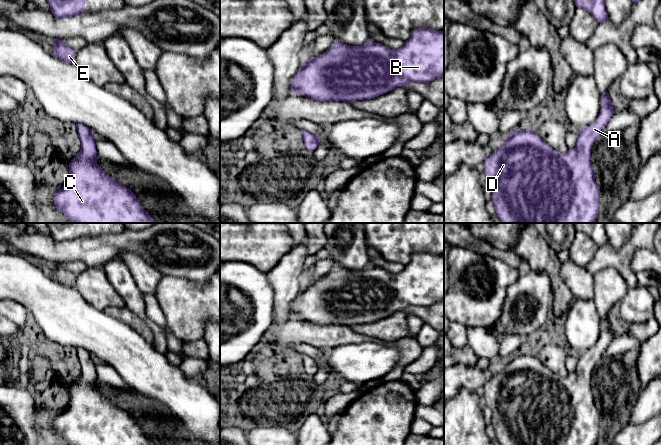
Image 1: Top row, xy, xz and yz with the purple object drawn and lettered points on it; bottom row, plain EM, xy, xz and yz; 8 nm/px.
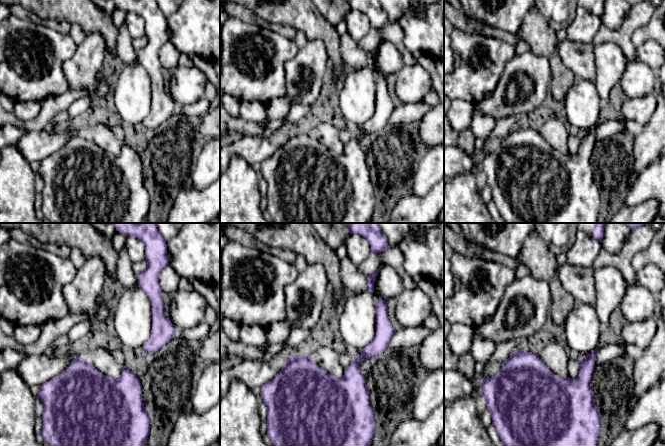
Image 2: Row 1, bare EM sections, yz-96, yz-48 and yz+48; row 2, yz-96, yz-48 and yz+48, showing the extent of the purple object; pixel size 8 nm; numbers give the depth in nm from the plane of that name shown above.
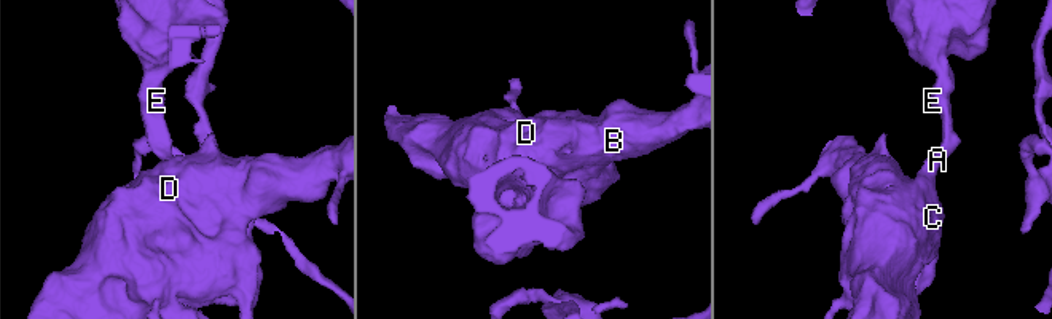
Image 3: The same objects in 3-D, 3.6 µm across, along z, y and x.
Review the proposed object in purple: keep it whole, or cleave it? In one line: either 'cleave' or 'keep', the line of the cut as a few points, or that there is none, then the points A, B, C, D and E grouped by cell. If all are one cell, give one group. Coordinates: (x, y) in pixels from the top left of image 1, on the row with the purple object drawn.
keep; cut none; groups A B C D E

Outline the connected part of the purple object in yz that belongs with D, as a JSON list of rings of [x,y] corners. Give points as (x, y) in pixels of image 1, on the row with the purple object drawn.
[[[609,93],[601,95],[601,109],[597,119],[579,129],[573,149],[562,154],[548,145],[536,131],[514,130],[503,145],[483,162],[486,181],[492,187],[492,202],[501,223],[596,223],[600,210],[600,187],[595,182],[591,164],[593,143],[615,113]]]

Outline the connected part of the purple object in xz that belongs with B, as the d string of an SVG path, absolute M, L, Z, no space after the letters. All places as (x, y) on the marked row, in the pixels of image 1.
M422 27L413 30L411 37L398 49L391 49L371 40L361 46L350 46L336 41L325 53L303 62L290 81L290 91L319 101L352 103L375 98L410 82L429 83L441 77L444 77L444 32Z

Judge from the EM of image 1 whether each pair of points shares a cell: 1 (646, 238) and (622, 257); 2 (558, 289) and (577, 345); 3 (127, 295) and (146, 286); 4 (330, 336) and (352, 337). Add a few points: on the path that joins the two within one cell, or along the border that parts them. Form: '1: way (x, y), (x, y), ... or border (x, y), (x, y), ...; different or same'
1: way (640, 238), (627, 251); same
2: border (573, 298), (563, 316); different
3: border (128, 268), (142, 294); different
4: way (335, 336), (347, 336); same

